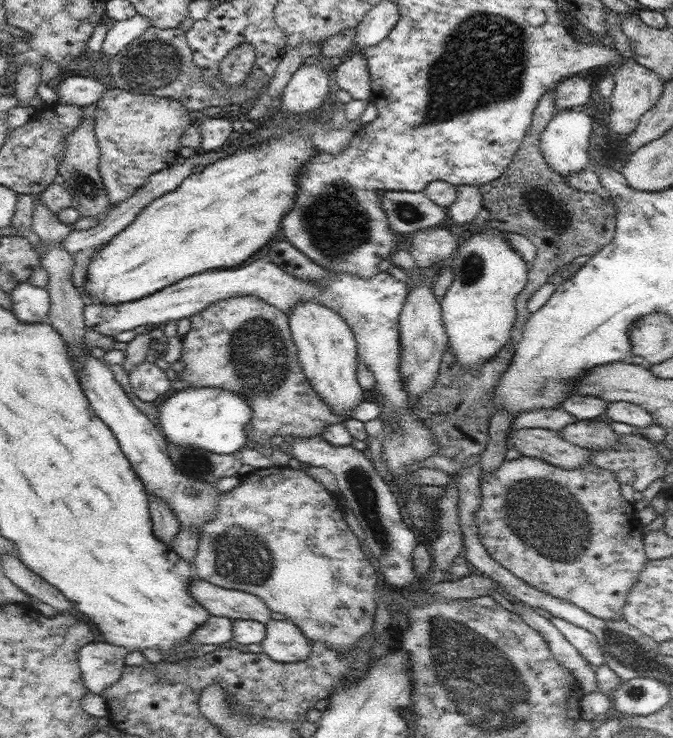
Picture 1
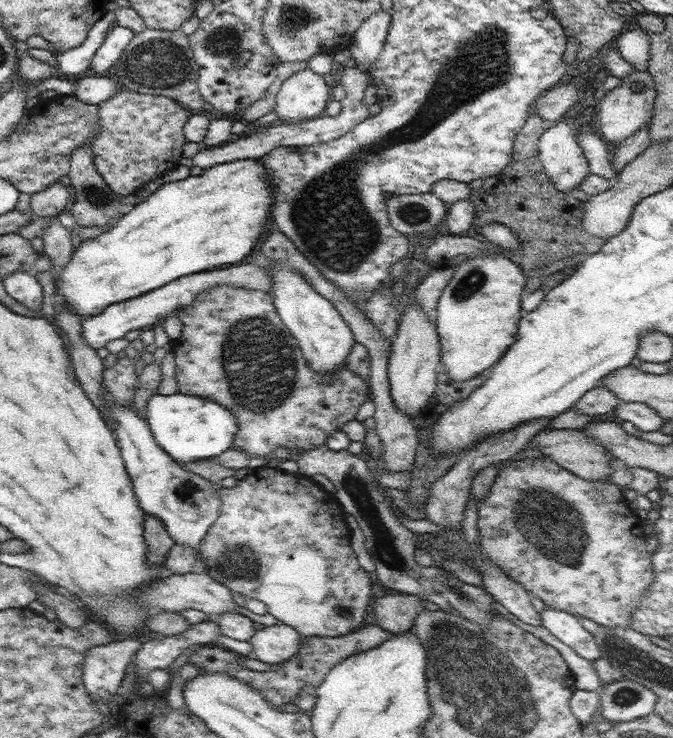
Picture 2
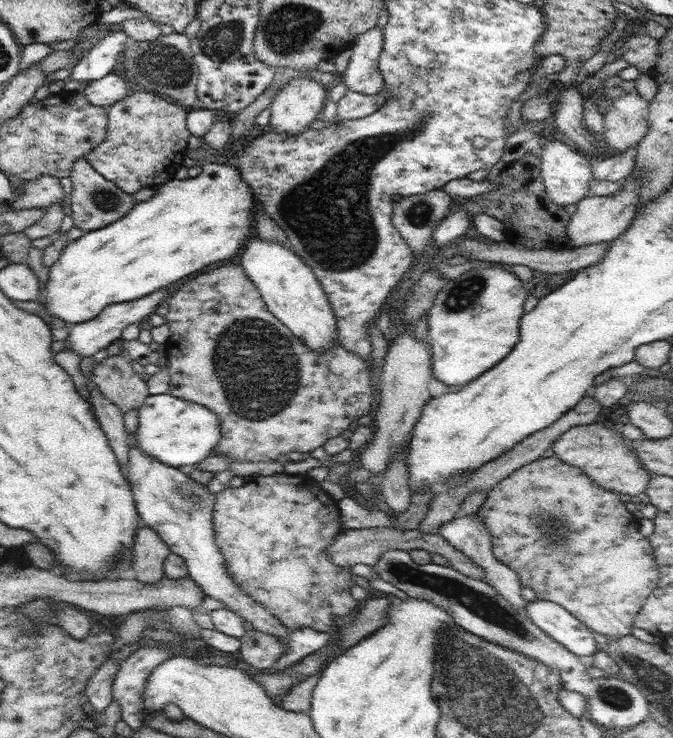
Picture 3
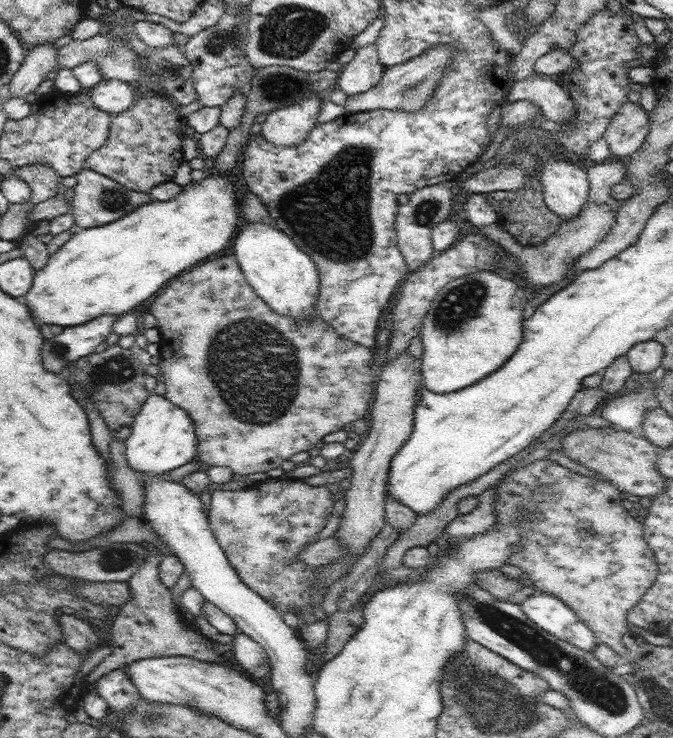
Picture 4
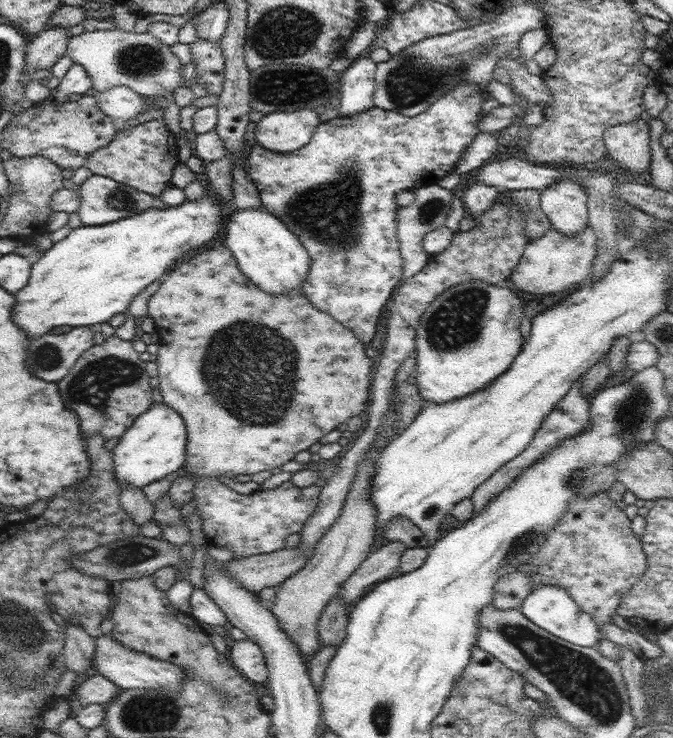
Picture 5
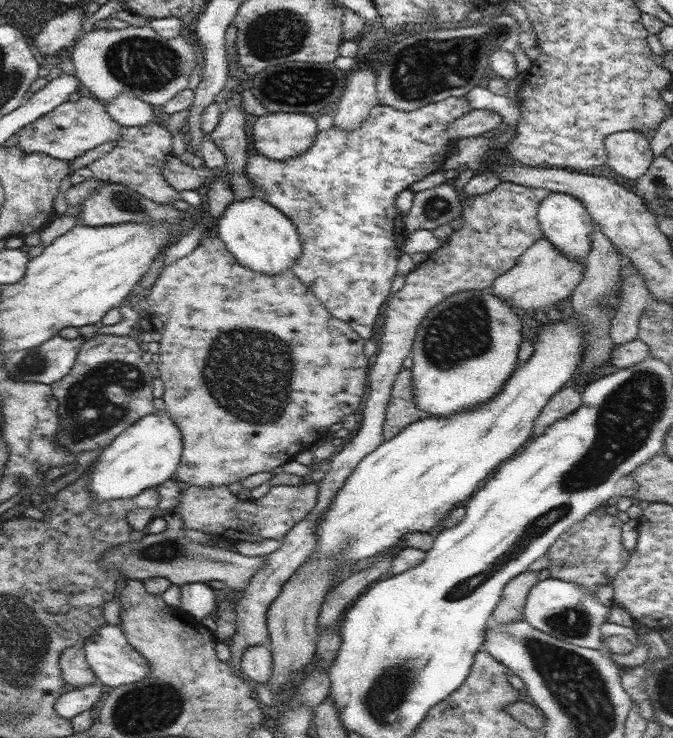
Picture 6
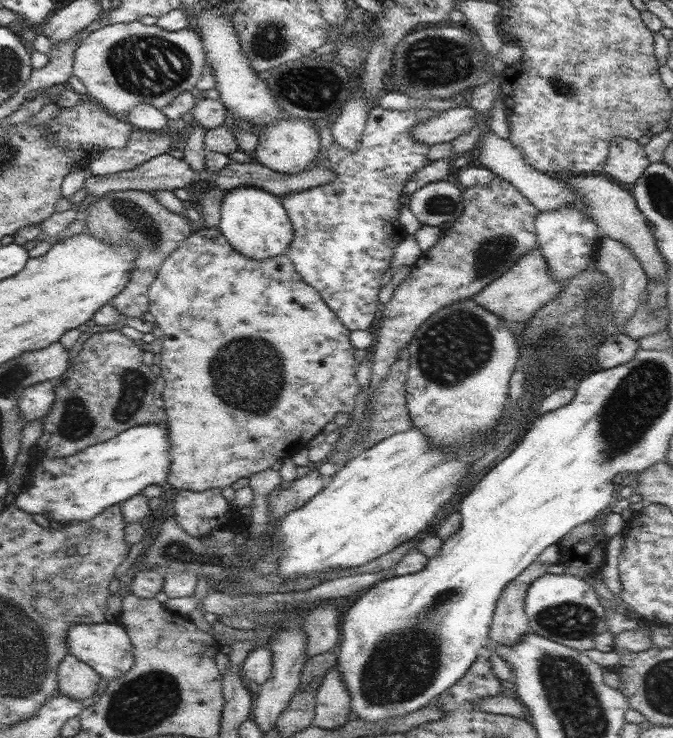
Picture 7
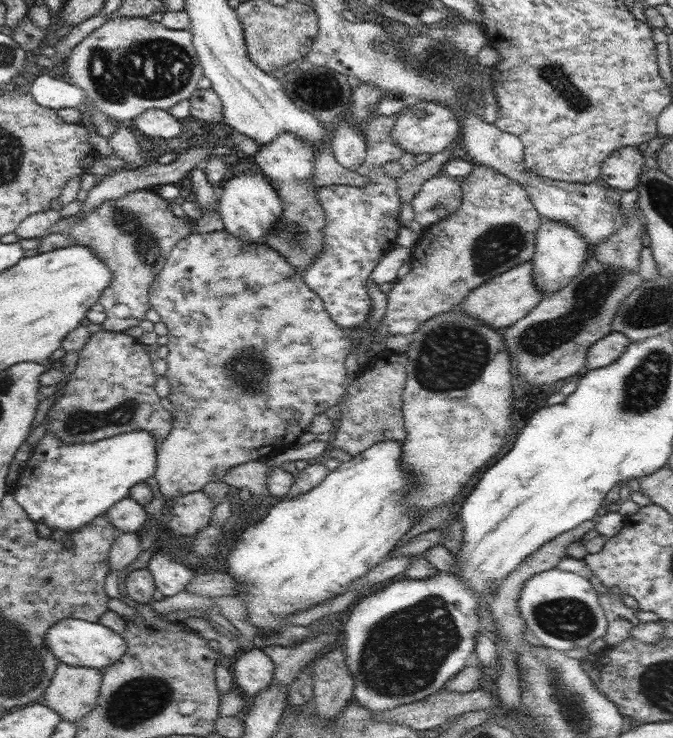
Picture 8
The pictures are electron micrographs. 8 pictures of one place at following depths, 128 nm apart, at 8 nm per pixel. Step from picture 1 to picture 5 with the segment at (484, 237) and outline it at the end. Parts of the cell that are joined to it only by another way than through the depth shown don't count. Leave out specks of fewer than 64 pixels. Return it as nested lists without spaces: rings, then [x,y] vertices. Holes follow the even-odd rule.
[[[470,280],[454,284],[430,302],[416,327],[415,375],[411,378],[420,396],[427,402],[446,404],[490,386],[501,374],[506,373],[522,350],[520,320],[524,308],[522,300],[503,283],[488,284],[482,280]]]

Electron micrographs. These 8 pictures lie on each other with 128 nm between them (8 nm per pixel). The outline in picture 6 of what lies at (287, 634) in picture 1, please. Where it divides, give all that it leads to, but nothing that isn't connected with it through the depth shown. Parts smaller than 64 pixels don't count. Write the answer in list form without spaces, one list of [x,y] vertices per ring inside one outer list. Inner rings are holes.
[[[267,643],[246,648],[240,660],[243,676],[251,683],[266,683],[273,675],[273,658]]]

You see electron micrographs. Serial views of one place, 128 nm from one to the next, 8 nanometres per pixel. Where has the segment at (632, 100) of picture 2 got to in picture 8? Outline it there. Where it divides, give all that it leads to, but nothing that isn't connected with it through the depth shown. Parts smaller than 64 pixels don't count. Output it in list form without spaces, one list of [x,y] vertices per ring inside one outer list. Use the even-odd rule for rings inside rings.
[[[623,147],[612,152],[602,164],[598,181],[623,192],[637,186],[644,169],[644,154],[637,147]]]

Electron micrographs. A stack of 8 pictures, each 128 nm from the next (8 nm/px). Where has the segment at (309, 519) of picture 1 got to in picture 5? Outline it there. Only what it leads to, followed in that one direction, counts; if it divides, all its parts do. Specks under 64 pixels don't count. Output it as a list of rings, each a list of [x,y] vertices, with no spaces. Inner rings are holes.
[[[203,477],[196,480],[193,496],[208,543],[228,548],[233,552],[233,558],[240,558],[286,548],[288,536],[300,532],[304,521],[314,513],[320,489],[321,486],[315,484],[298,488],[289,480],[274,489],[260,488],[244,495],[218,479]]]

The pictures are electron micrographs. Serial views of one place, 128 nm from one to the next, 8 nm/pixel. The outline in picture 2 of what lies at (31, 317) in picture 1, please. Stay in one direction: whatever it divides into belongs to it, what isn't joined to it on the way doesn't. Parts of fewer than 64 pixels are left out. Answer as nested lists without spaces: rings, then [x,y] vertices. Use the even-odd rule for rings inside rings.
[[[29,271],[12,272],[3,280],[8,295],[34,310],[42,308],[43,290],[41,284]]]

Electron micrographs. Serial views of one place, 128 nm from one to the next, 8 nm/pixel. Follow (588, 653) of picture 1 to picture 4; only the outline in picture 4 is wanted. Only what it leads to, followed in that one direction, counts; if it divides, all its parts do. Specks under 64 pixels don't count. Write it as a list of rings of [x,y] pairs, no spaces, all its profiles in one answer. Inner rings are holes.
[[[536,593],[526,598],[519,608],[539,628],[570,642],[585,651],[594,651],[598,644],[594,632],[580,620],[562,600],[546,593]]]

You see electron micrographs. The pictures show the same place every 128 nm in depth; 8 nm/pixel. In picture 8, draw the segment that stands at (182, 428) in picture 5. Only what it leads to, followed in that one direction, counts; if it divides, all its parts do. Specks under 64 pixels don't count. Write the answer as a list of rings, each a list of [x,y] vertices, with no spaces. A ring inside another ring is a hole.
[[[47,429],[16,479],[16,502],[35,524],[77,531],[126,498],[136,483],[154,476],[158,442],[146,430],[117,434],[100,442],[64,443]]]

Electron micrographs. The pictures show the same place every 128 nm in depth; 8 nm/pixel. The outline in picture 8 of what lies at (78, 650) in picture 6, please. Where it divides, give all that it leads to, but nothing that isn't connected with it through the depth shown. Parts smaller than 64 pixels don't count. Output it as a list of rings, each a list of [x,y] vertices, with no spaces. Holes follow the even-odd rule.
[[[59,662],[50,686],[44,691],[41,702],[53,709],[62,720],[80,722],[97,705],[100,694],[102,675],[104,671],[92,667],[74,667],[70,664]]]

